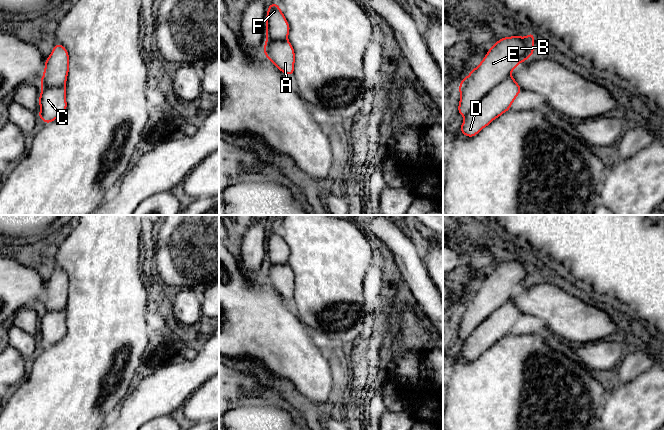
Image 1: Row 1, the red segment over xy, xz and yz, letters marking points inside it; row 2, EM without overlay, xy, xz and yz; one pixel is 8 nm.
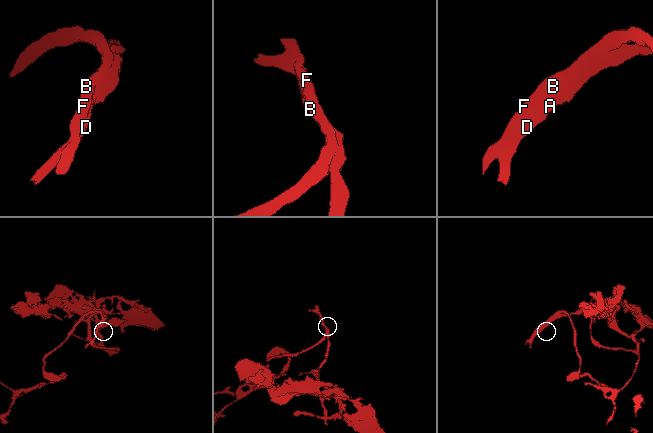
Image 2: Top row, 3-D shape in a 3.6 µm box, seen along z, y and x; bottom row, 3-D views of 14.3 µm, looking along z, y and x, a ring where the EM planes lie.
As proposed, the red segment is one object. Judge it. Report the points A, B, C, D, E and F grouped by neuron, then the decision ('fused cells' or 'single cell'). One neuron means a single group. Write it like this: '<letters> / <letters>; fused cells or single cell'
A B C D E F; single cell

